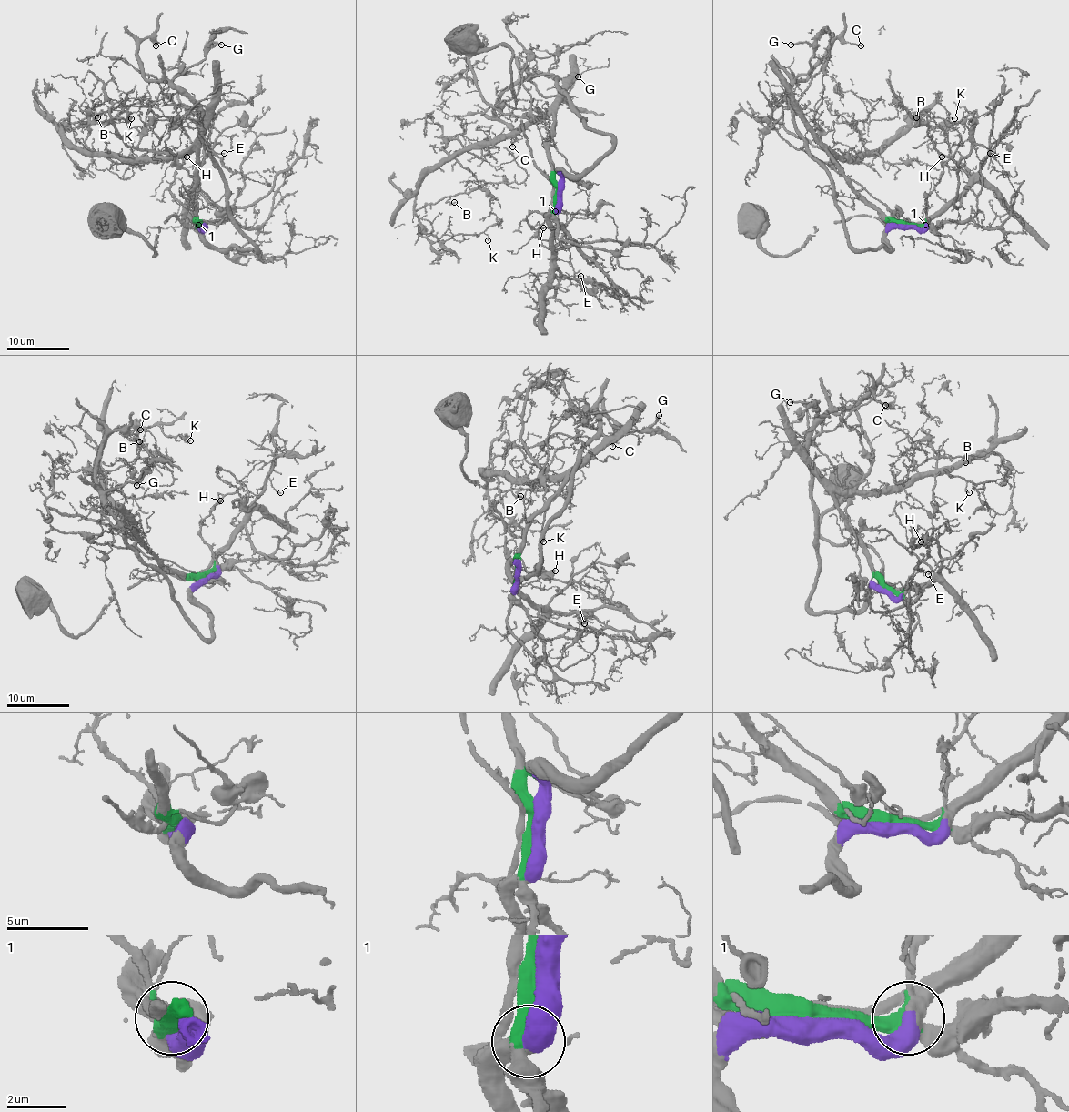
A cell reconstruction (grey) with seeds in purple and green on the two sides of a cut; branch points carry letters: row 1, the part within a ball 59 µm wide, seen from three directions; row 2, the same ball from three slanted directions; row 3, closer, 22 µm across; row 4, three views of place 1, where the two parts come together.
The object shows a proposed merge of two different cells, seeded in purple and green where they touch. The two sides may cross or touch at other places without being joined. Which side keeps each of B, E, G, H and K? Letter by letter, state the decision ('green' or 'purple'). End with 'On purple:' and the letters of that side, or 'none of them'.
B: green
E: purple
G: purple
H: green
K: green
On purple: E, G

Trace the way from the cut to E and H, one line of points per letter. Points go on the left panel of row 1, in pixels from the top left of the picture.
E: (201, 225), (201, 228), (193, 216), (195, 174), (199, 169), (203, 148), (206, 146), (218, 154), (225, 154)
H: (201, 224), (195, 220), (192, 213), (170, 191), (176, 169), (186, 156)

